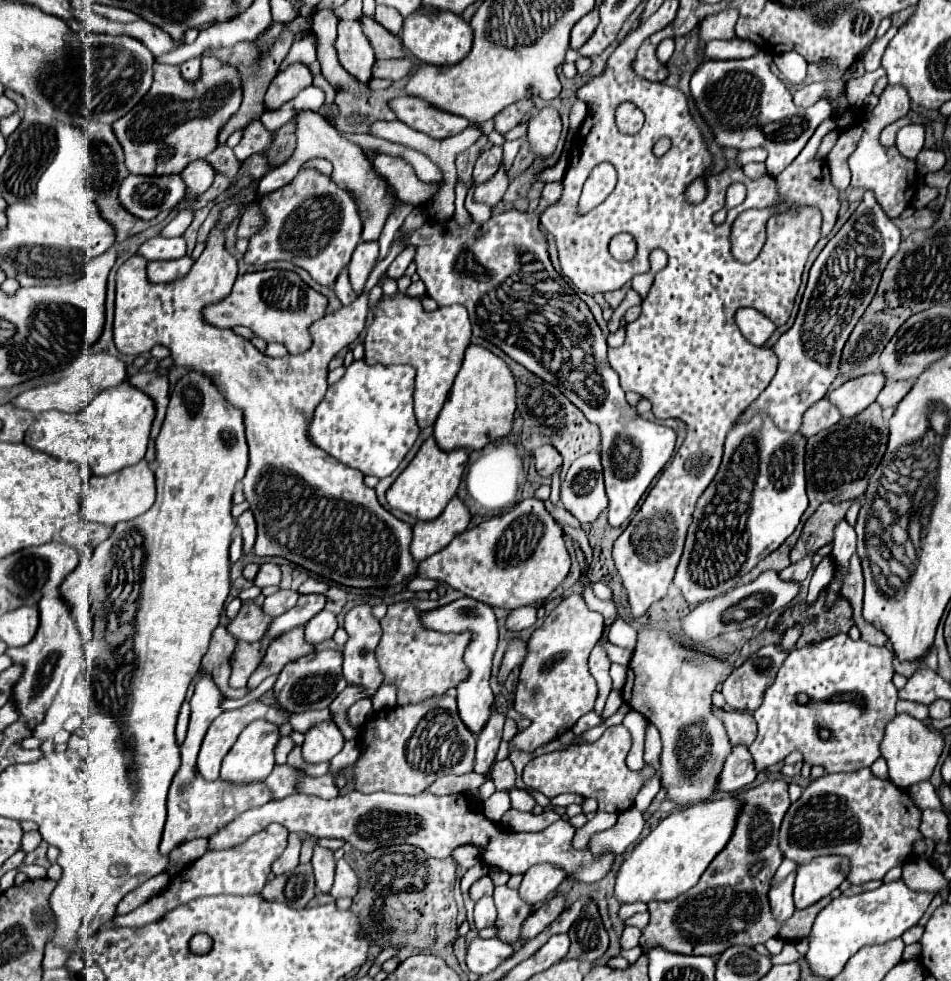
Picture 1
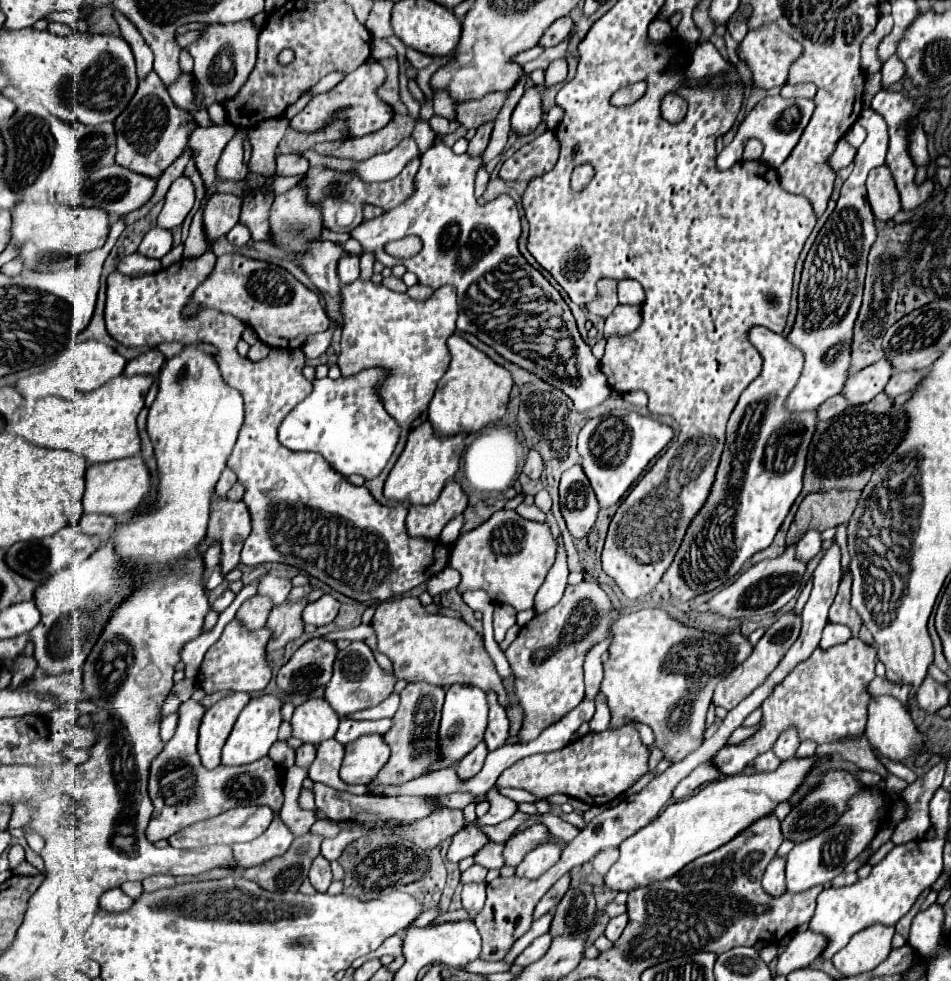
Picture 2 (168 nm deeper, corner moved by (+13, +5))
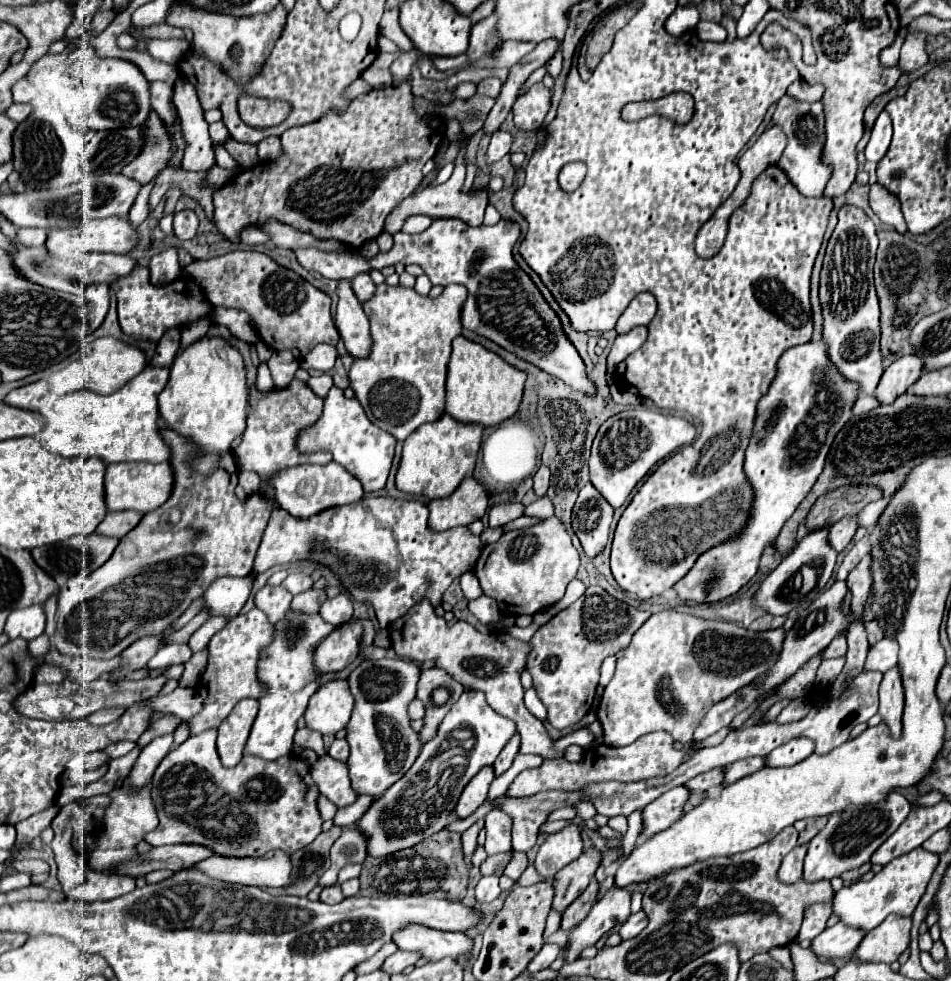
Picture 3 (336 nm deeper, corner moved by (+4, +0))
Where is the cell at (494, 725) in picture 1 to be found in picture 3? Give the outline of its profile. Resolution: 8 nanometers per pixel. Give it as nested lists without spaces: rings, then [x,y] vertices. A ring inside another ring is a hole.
[[[485,767],[485,771],[479,771],[479,775],[475,775],[469,781],[469,785],[465,787],[465,791],[457,803],[457,809],[455,809],[457,819],[465,819],[475,813],[475,809],[487,799],[487,789],[493,779],[495,779],[493,767]]]

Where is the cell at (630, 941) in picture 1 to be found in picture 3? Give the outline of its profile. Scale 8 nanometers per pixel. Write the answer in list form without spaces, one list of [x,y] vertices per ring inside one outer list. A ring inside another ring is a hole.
[[[643,911],[633,913],[633,915],[629,915],[629,919],[621,925],[619,933],[621,933],[623,939],[633,939],[635,935],[639,935],[639,933],[645,929],[647,923],[649,923],[649,919],[647,919],[647,915],[645,915]]]

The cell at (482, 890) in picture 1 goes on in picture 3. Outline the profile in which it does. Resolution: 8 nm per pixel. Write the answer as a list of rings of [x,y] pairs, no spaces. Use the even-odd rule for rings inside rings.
[[[513,851],[487,857],[487,859],[481,863],[481,873],[483,873],[483,875],[503,875],[503,869],[505,869],[507,863],[511,861],[511,855],[513,855]]]

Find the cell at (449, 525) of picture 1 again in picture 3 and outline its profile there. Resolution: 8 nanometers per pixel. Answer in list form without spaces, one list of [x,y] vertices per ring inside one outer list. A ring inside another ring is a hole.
[[[465,477],[453,495],[429,503],[429,527],[433,531],[447,531],[469,525],[487,513],[487,503],[489,495],[483,485],[473,477]]]

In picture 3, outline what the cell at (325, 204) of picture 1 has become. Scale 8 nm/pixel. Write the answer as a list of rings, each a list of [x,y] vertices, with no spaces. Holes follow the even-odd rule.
[[[339,281],[337,287],[339,305],[335,311],[335,325],[345,341],[345,347],[351,357],[363,359],[371,353],[371,337],[369,337],[369,321],[367,315],[355,297],[349,281]]]

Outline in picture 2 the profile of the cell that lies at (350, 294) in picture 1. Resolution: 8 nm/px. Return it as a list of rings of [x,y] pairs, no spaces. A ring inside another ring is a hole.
[[[355,280],[340,290],[340,314],[344,318],[342,352],[338,364],[342,376],[352,376],[368,366],[386,366],[392,370],[392,380],[384,386],[384,406],[396,422],[414,430],[428,420],[428,404],[440,378],[450,364],[448,338],[456,330],[456,290],[442,286],[428,300],[414,302],[408,294],[398,294],[371,280]]]

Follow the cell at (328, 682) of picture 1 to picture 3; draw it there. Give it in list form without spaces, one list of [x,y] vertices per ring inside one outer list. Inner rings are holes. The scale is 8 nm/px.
[[[349,621],[337,627],[315,651],[315,667],[321,673],[337,673],[355,661],[359,655],[359,643],[363,625]]]

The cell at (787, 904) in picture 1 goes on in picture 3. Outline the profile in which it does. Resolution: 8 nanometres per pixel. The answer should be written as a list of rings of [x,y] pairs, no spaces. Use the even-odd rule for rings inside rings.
[[[797,845],[791,853],[785,855],[781,869],[779,869],[779,879],[783,883],[795,883],[803,877],[803,859],[807,855],[807,845]]]

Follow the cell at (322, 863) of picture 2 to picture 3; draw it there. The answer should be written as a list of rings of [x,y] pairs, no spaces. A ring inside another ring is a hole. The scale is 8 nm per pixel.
[[[333,885],[333,887],[327,887],[321,891],[321,901],[327,903],[327,905],[335,905],[335,903],[341,903],[345,899],[345,895],[341,893],[339,885]]]

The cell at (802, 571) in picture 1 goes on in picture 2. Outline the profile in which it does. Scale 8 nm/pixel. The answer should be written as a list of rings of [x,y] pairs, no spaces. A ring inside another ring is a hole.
[[[810,530],[808,534],[804,534],[804,538],[796,544],[796,558],[800,562],[808,562],[810,558],[814,558],[818,554],[822,546],[822,540],[820,540],[820,532],[814,532]]]

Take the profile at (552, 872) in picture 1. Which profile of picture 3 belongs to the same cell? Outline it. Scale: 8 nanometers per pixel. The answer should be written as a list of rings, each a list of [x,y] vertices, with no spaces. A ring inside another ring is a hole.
[[[569,821],[561,831],[549,835],[539,847],[535,857],[535,867],[539,875],[551,879],[565,865],[575,861],[583,853],[581,827],[575,821]]]

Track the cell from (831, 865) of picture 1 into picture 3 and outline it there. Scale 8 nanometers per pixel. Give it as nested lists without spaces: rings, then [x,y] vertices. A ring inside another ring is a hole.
[[[891,793],[881,803],[847,807],[845,811],[833,813],[827,825],[809,843],[803,879],[809,883],[821,881],[821,879],[829,881],[833,877],[839,877],[847,869],[861,867],[899,829],[899,825],[907,819],[909,811],[911,811],[909,801],[899,793]]]

